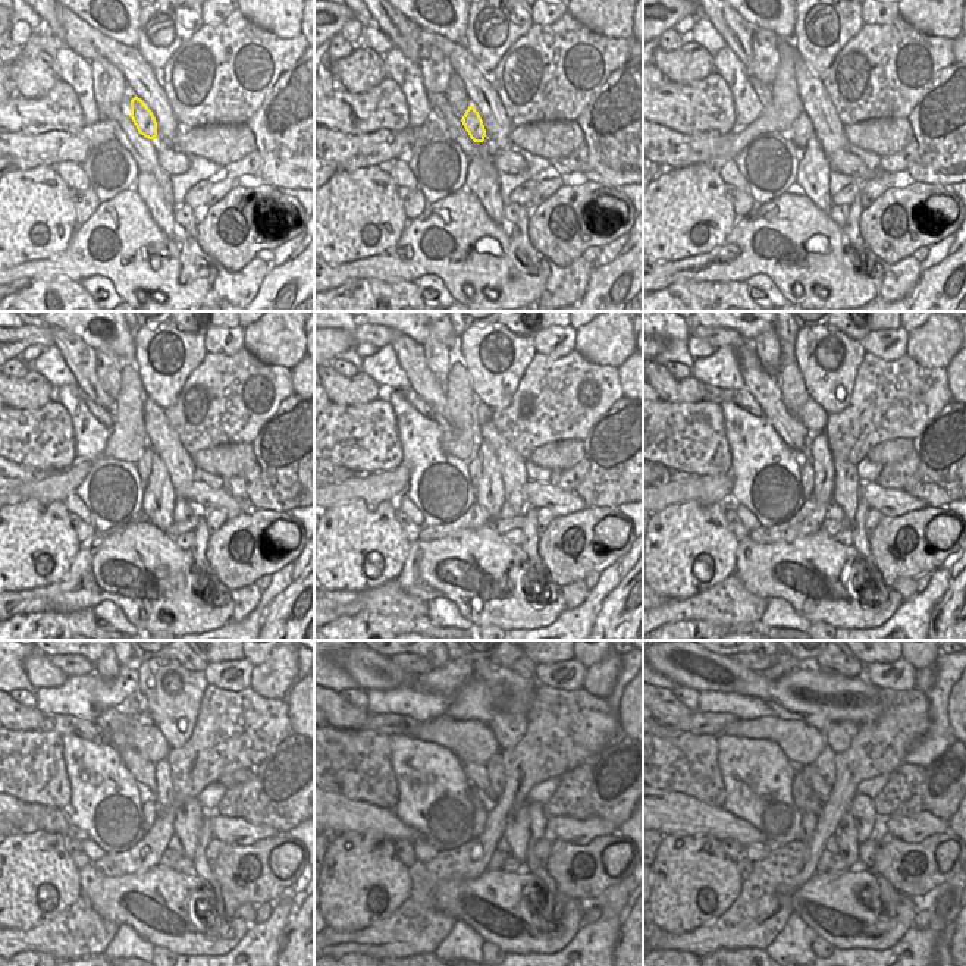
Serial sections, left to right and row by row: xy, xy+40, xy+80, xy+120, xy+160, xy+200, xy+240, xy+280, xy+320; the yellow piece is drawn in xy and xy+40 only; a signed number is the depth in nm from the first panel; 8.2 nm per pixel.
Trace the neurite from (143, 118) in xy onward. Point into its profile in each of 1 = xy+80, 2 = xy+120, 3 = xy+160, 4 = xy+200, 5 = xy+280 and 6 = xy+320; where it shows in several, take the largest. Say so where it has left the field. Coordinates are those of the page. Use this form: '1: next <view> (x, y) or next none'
1: next xy+80 (802, 131)
2: next xy+120 (144, 463)
3: next xy+160 (473, 464)
4: next xy+200 (806, 470)
5: next xy+280 (479, 815)
6: next xy+320 (809, 821)

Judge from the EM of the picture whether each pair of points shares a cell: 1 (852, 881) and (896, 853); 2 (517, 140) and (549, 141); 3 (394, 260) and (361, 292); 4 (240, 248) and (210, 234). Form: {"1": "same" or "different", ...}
{"1": "different", "2": "same", "3": "different", "4": "same"}

